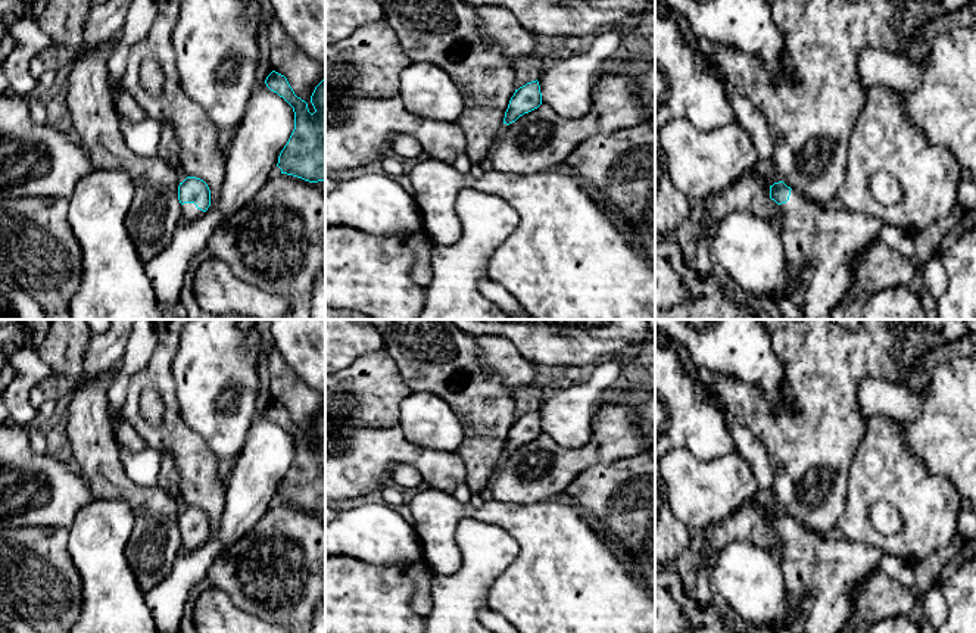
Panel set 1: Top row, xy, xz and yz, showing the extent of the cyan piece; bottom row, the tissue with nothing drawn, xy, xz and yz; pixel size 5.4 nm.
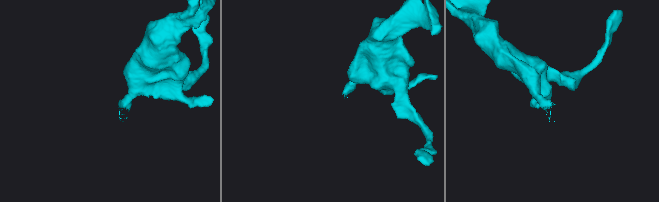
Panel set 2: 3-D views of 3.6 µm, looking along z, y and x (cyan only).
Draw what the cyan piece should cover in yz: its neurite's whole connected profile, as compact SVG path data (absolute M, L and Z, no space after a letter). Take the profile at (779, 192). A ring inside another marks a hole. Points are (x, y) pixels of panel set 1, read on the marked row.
M783 181L770 185L770 199L779 205L776 227L788 261L802 269L804 318L830 319L830 309L841 300L854 280L860 253L879 240L883 219L863 212L833 211L813 203Z

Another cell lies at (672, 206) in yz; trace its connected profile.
M655 153L655 240L671 237L689 215L690 200L676 188L664 159Z

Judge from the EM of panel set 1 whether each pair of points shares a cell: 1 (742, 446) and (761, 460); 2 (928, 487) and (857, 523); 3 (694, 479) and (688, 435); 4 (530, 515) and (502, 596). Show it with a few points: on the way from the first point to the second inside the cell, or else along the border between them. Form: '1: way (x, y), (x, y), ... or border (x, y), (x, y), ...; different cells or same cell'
1: way (747, 446), (757, 457); same cell
2: way (907, 487), (879, 487), (864, 502); same cell
3: border (670, 449), (685, 448), (705, 460), (725, 455); different cells
4: way (530, 536), (530, 568), (523, 576); same cell

